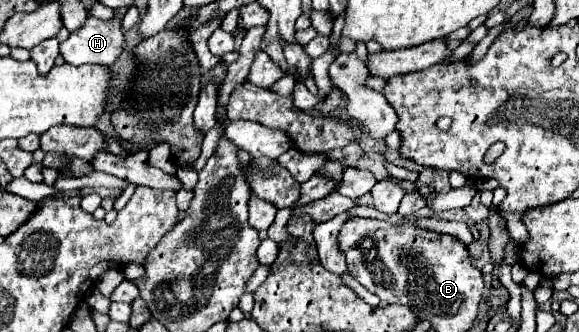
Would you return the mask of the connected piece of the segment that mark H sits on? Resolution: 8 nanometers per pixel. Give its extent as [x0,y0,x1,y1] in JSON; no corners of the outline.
[60,16,122,64]

